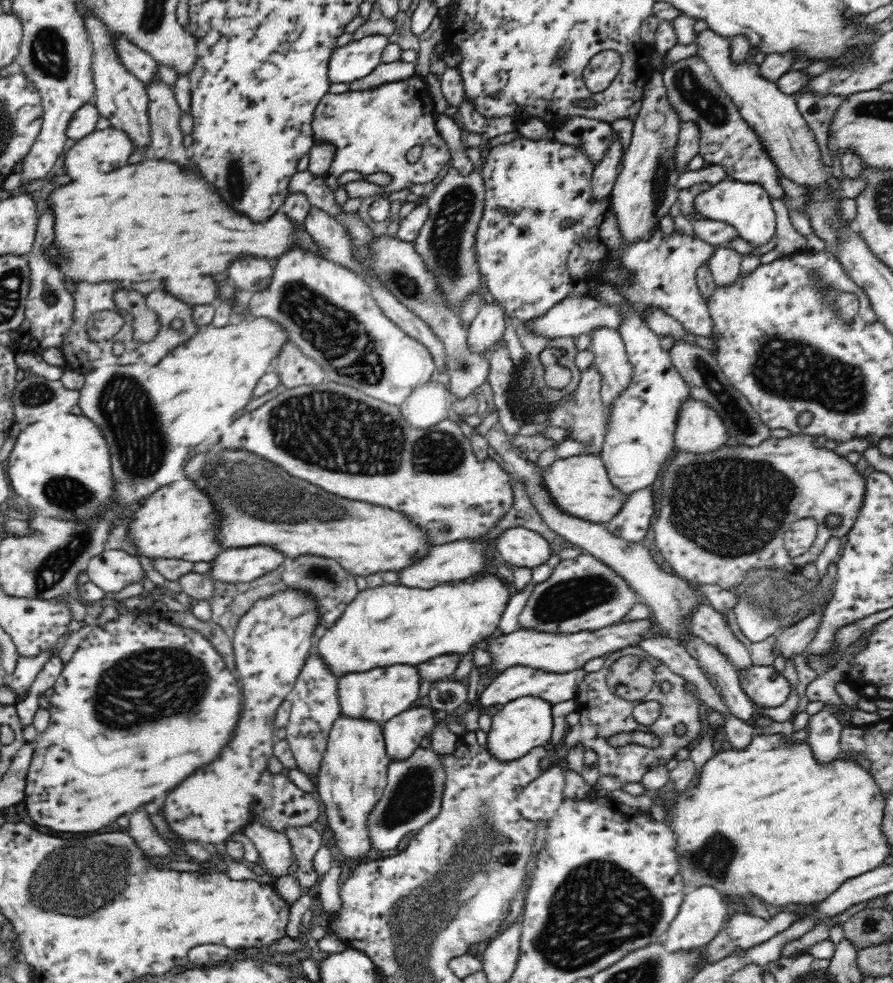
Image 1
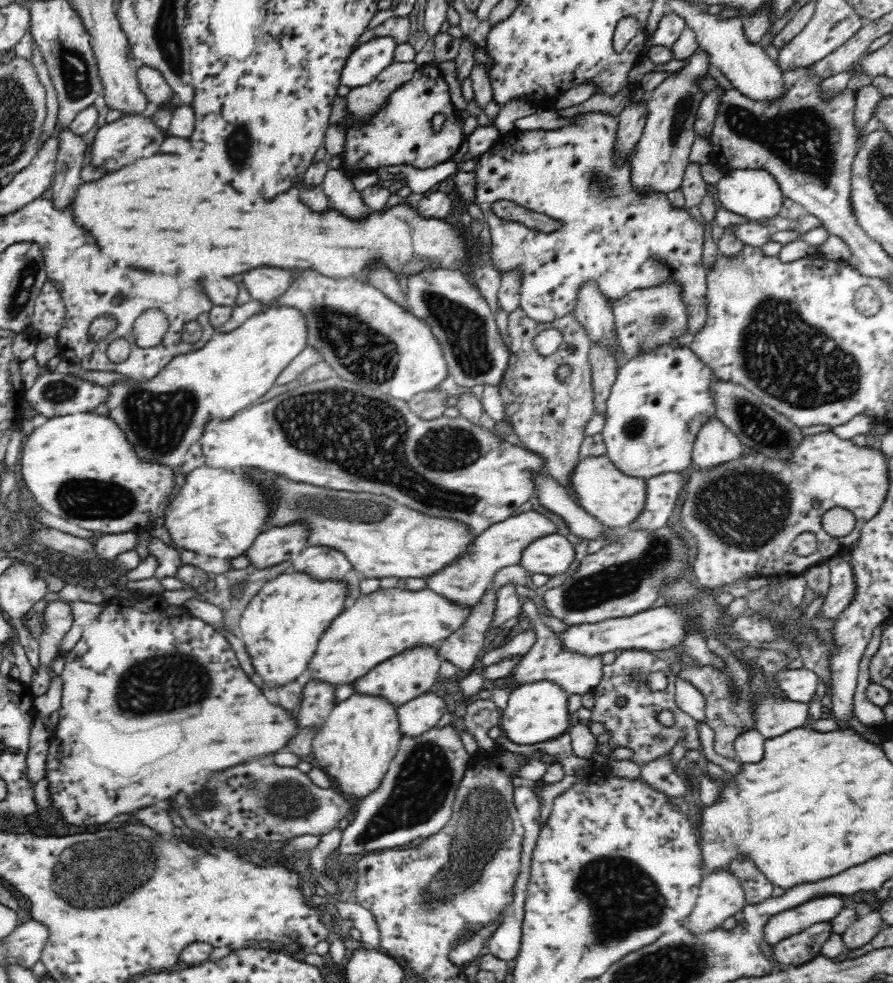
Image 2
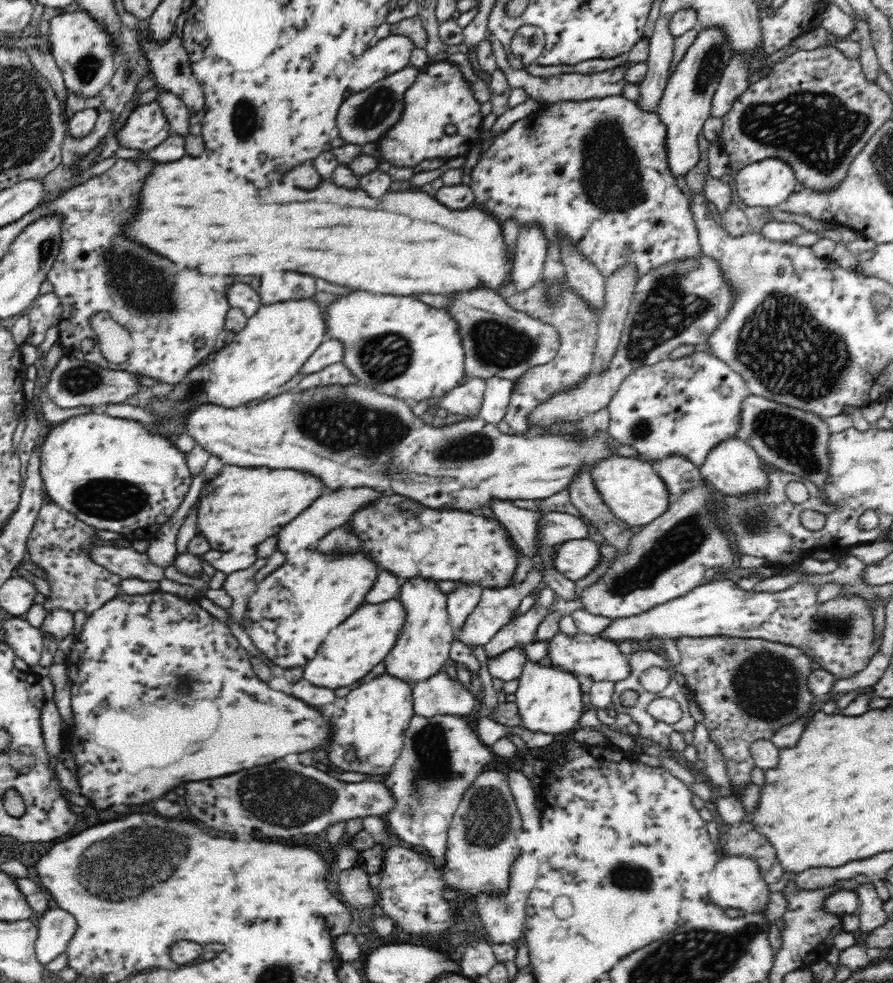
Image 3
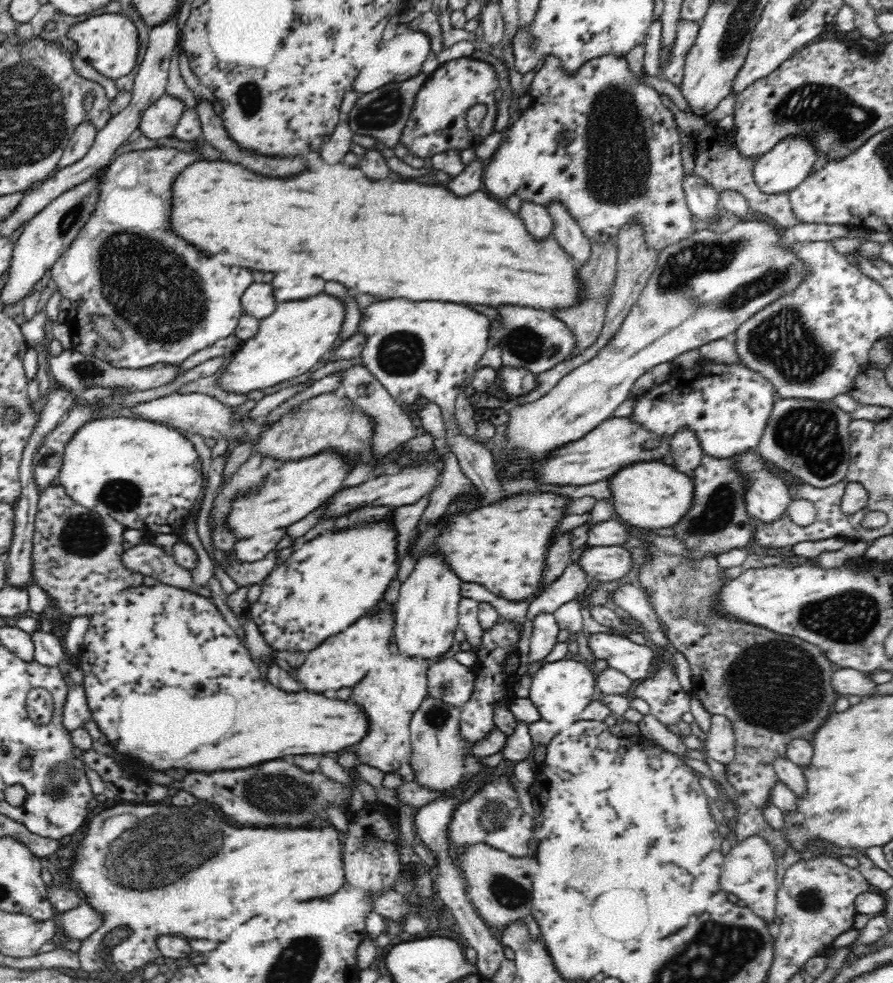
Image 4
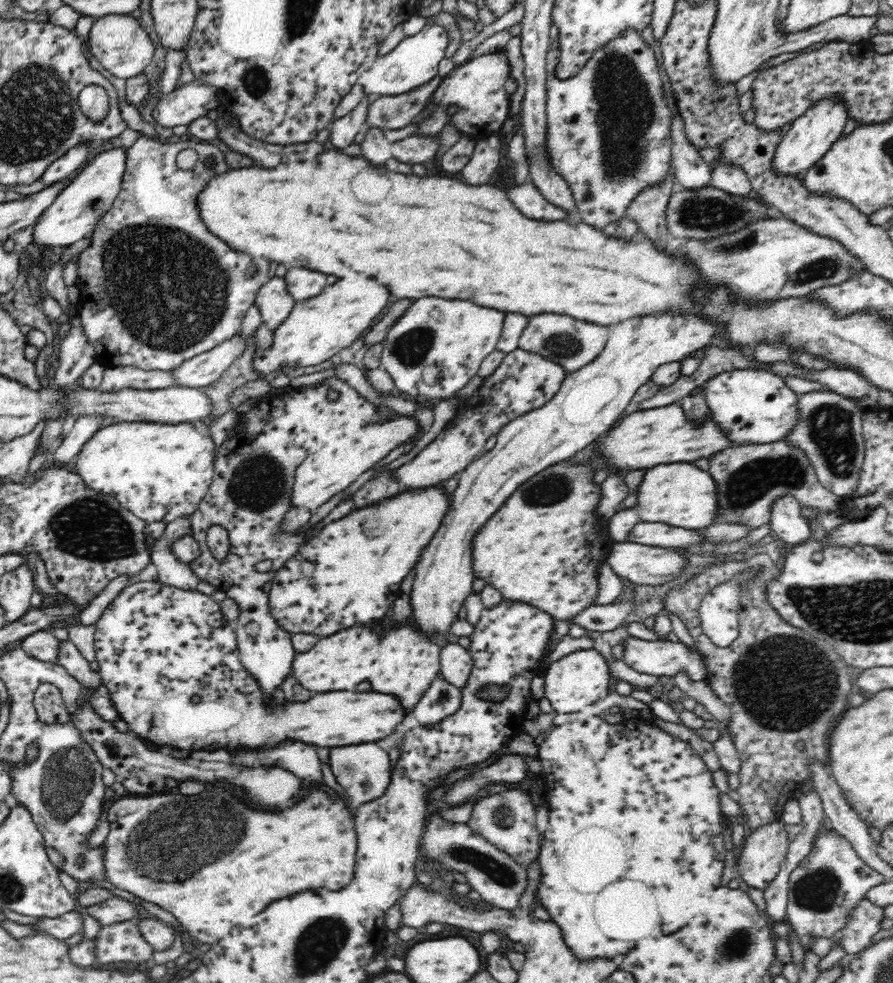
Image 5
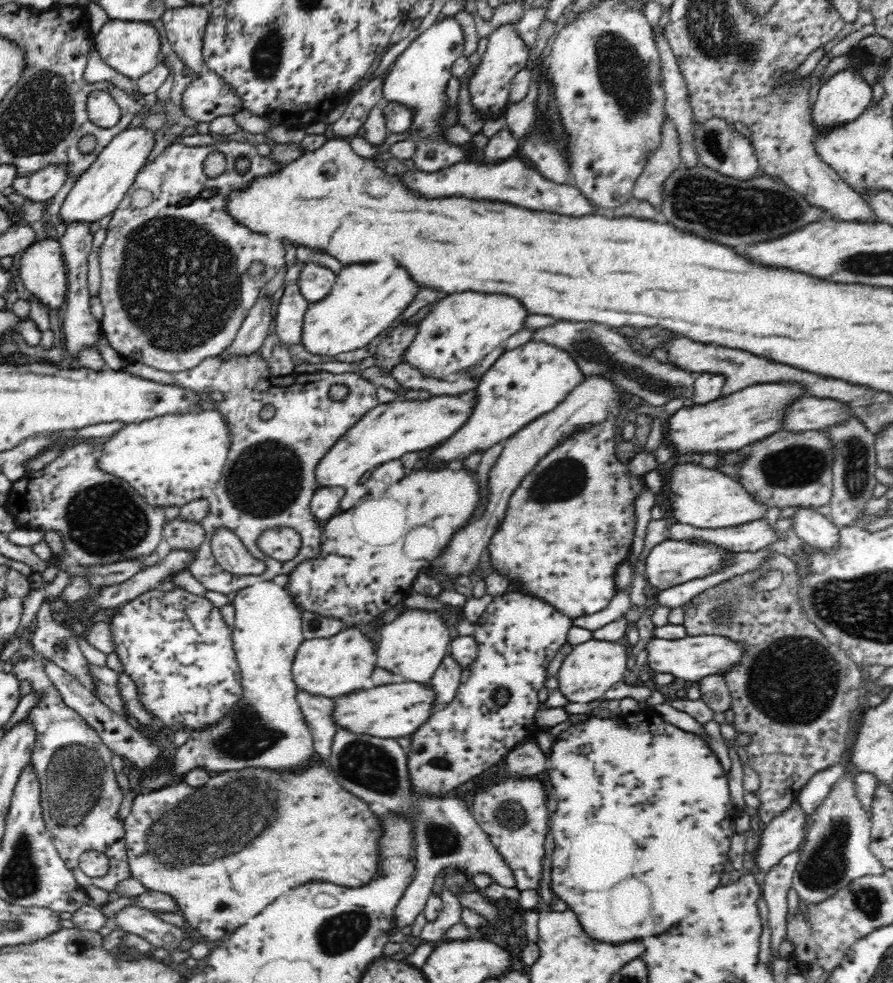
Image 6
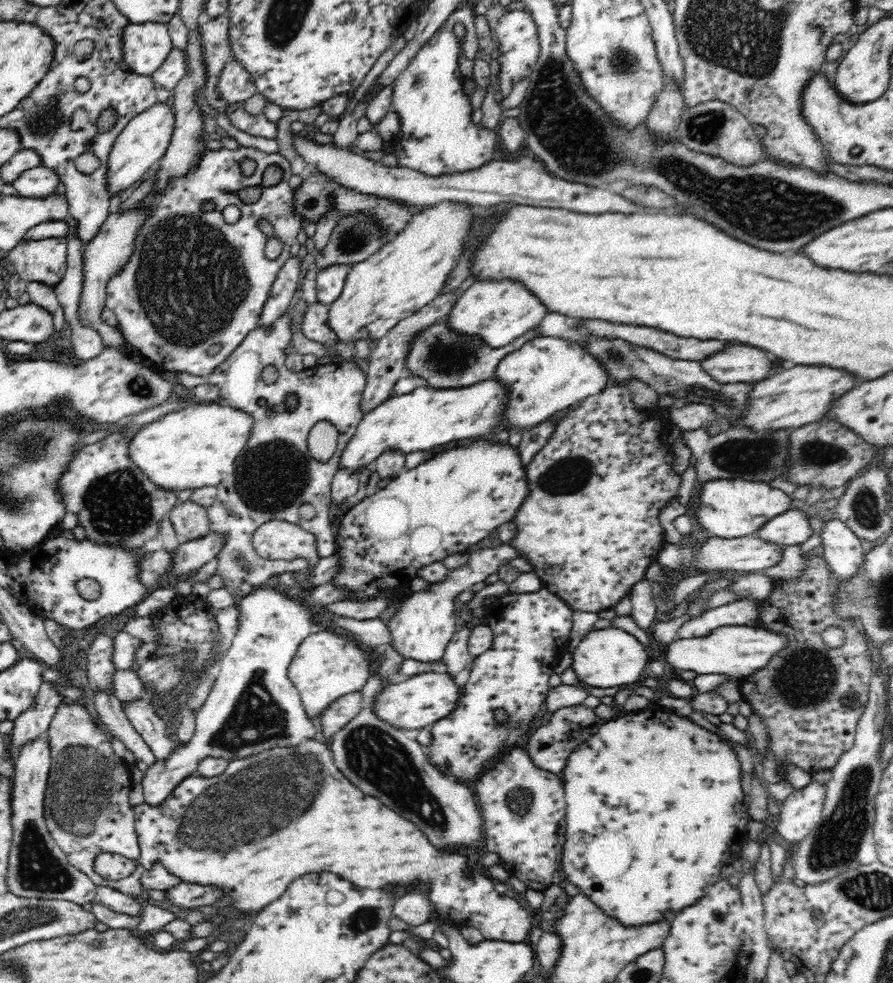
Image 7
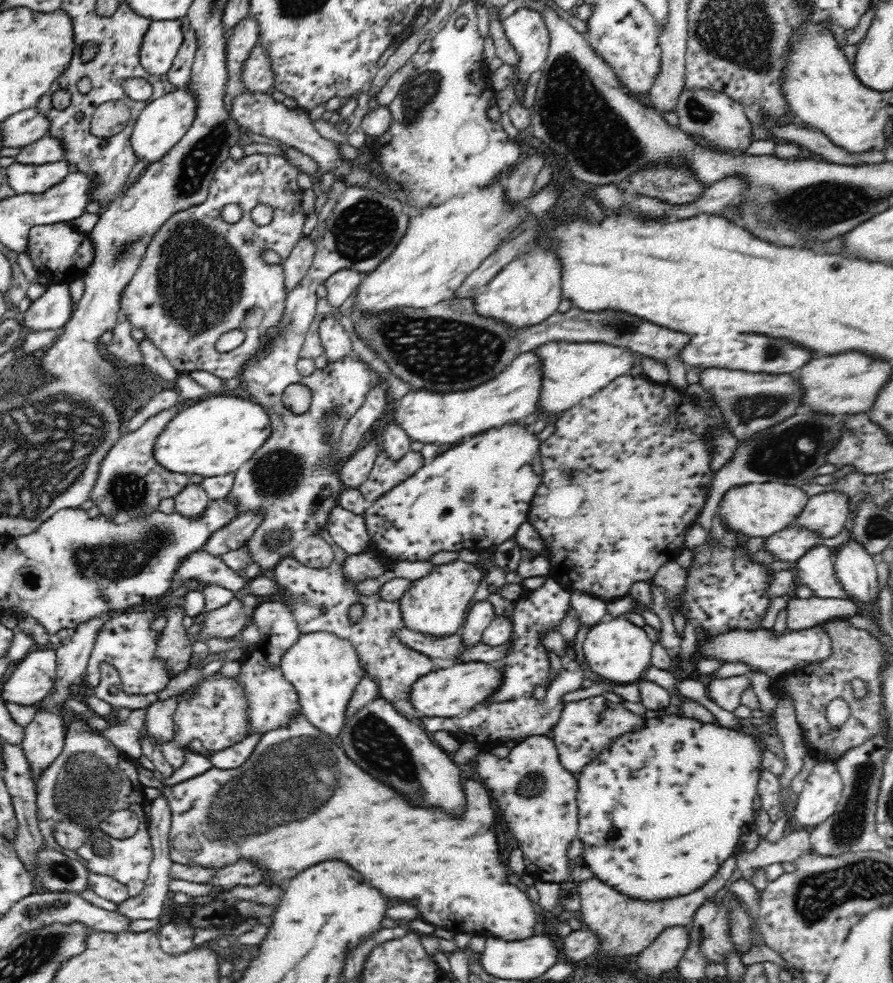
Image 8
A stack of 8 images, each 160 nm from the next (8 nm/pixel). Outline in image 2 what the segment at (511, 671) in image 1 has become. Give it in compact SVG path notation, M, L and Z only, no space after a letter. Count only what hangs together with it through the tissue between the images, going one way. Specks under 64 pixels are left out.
M523 596L521 602L521 611L526 614L529 619L532 619L534 625L536 625L536 640L530 647L530 650L520 657L520 660L516 662L516 666L512 668L512 672L508 674L508 687L510 690L516 687L532 684L533 682L540 682L546 680L554 683L554 685L560 686L562 691L566 691L566 695L590 693L592 688L602 680L602 658L600 655L584 657L584 655L578 655L578 653L570 653L570 651L564 651L560 645L558 645L558 639L550 628L544 626L542 622L542 611L539 611L530 596Z

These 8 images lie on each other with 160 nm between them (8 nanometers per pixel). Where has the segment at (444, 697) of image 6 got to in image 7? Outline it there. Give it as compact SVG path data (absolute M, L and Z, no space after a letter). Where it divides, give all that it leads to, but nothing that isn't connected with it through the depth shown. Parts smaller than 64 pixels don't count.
M459 627L445 648L445 653L441 658L442 663L444 663L444 673L448 673L452 678L459 679L463 670L468 667L473 660L466 646L470 634L470 629Z

